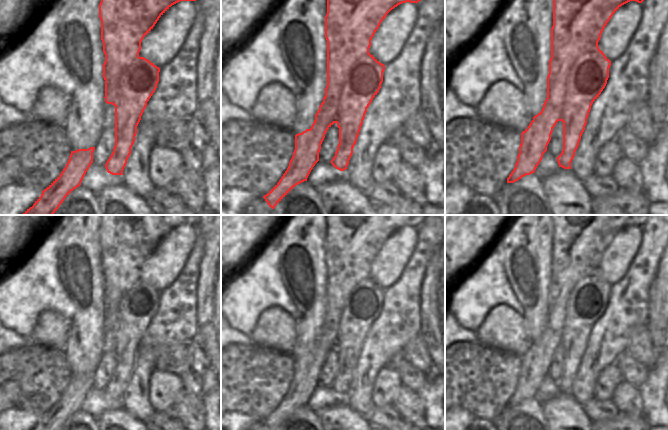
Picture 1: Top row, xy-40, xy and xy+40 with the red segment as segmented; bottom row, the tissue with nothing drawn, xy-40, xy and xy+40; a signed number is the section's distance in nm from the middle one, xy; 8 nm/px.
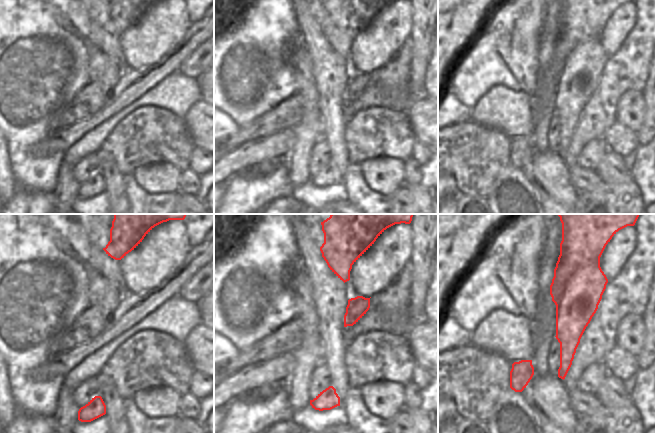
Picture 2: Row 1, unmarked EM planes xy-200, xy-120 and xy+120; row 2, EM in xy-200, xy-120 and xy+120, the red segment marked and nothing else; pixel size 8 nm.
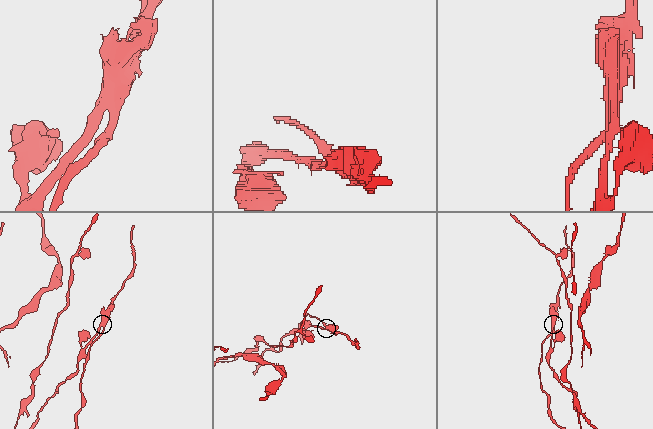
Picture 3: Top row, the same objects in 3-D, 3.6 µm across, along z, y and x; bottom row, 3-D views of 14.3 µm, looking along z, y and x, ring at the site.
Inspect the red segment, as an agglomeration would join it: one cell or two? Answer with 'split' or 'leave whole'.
split

